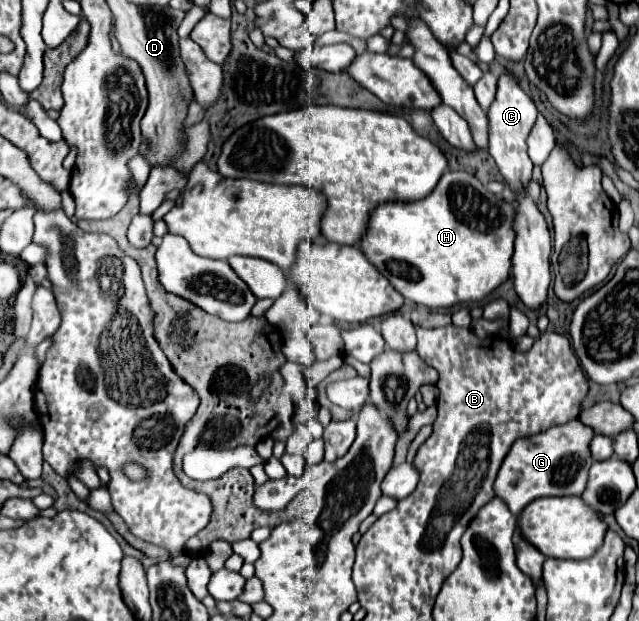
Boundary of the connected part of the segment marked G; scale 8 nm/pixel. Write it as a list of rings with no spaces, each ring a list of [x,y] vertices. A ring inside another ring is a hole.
[[[573,419],[565,425],[547,429],[545,433],[517,439],[495,479],[495,495],[507,503],[515,517],[525,509],[525,505],[539,497],[581,495],[587,483],[587,471],[593,465],[589,453],[589,441],[593,435],[591,427],[583,425],[579,419]]]

